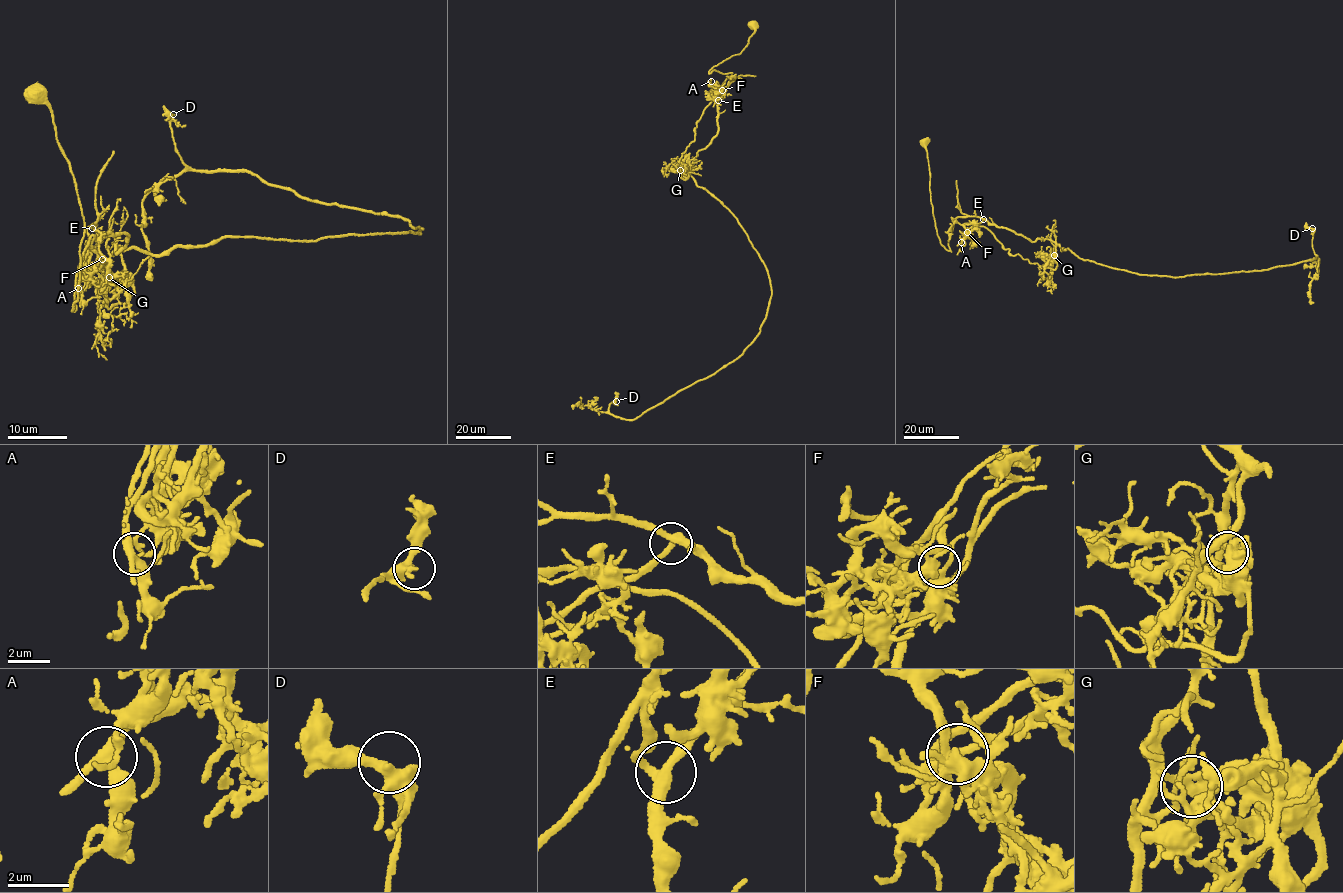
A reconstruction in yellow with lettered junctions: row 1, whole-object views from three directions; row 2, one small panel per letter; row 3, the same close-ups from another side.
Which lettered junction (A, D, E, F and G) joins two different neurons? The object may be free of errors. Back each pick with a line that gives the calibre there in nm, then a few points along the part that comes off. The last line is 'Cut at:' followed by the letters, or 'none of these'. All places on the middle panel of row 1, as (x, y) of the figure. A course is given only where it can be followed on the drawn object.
G: 320 nm thick; foreign part runs (680, 170), (685, 180), (680, 158), (731, 73), (709, 71), (742, 51), (755, 33), (751, 22)
Cut at: G

